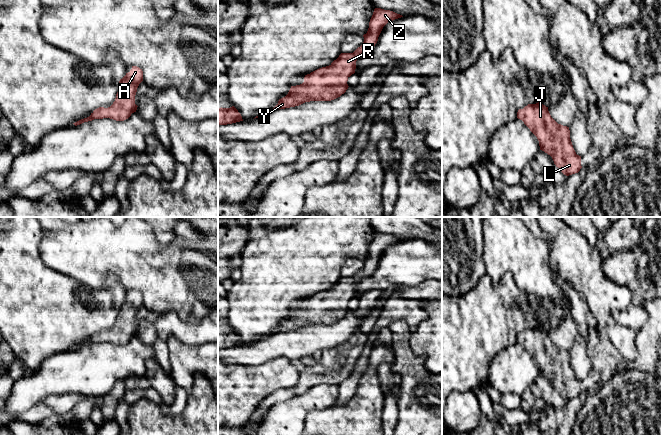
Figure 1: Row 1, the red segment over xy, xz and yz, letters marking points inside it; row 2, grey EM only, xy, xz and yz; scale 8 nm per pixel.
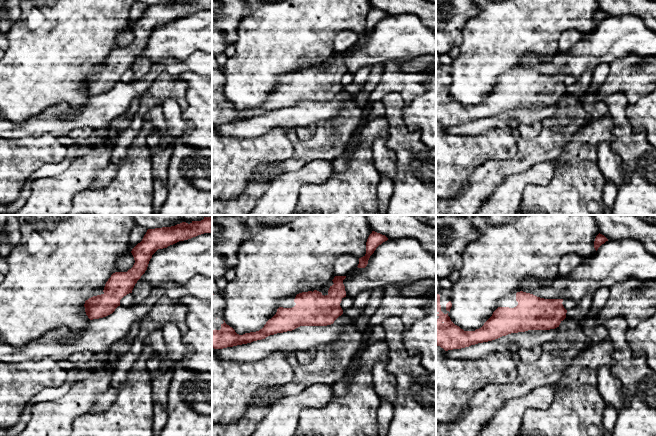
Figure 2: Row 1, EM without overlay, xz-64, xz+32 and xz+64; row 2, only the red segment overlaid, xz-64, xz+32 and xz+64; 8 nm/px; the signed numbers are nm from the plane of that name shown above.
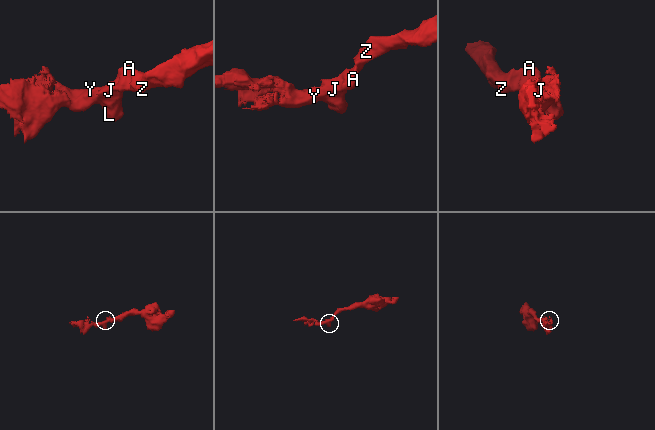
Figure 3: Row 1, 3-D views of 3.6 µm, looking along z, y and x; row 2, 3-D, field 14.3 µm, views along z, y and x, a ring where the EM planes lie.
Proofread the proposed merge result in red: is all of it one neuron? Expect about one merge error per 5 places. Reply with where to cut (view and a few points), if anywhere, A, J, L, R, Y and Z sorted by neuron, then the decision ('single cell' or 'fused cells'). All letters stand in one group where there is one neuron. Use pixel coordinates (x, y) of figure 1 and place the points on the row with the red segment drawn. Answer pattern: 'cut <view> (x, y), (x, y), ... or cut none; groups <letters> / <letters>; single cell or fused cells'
cut none; groups A J L R Y Z; single cell

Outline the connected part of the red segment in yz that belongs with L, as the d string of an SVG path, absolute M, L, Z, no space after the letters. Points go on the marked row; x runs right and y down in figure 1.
M541 101L519 109L517 118L537 137L540 150L552 157L554 164L564 175L580 171L581 156L573 148L569 127L558 124Z

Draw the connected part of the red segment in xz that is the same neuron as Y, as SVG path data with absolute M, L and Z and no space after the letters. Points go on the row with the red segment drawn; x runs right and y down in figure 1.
M375 8L360 47L353 53L341 53L329 66L305 75L304 82L291 86L288 94L279 99L272 110L295 107L310 101L331 101L340 97L349 87L347 81L355 73L357 59L374 48L388 22L401 17L403 16L393 11Z

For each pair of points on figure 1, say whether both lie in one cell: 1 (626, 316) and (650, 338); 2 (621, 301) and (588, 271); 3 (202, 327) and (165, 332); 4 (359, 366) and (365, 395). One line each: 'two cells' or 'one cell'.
1: two cells
2: one cell
3: one cell
4: two cells

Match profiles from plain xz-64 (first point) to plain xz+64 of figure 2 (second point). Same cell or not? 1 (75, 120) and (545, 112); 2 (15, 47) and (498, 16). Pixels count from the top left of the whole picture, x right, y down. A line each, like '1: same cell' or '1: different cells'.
1: same cell
2: same cell

